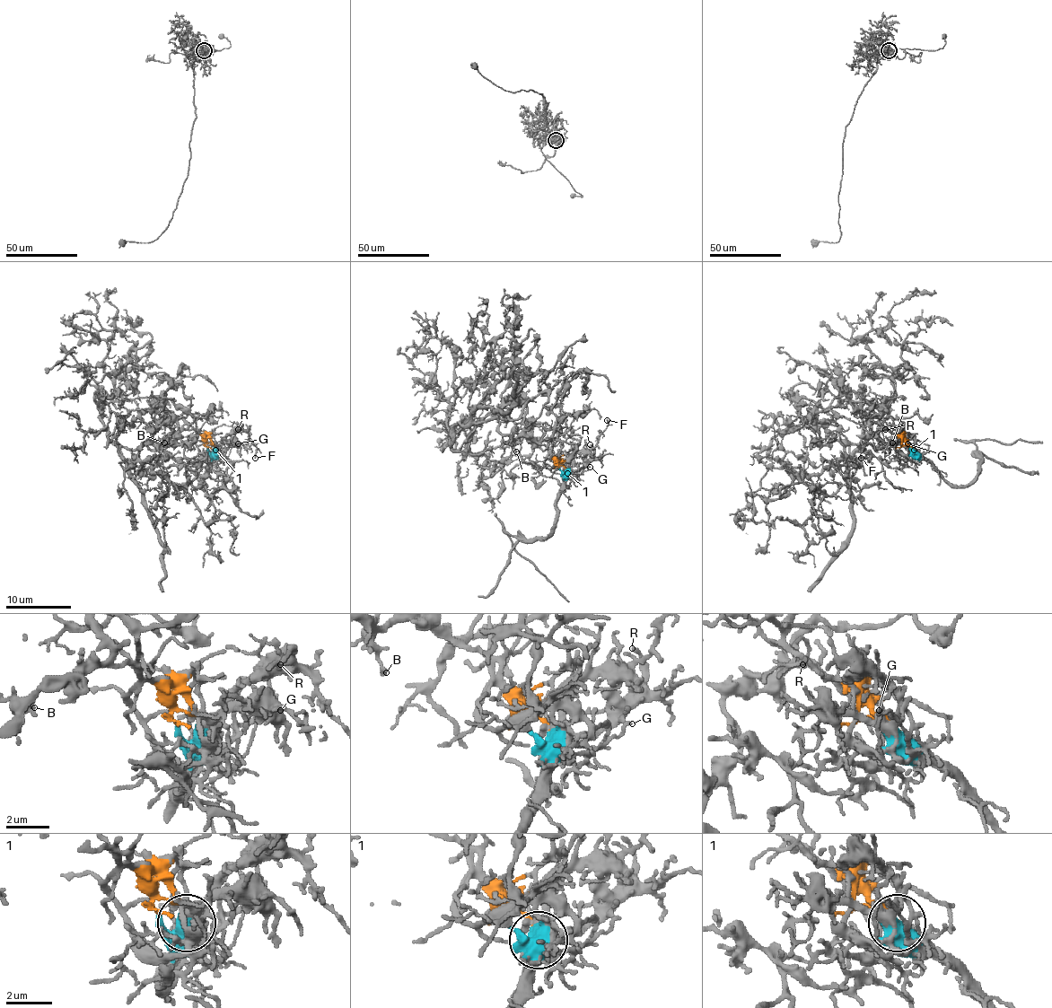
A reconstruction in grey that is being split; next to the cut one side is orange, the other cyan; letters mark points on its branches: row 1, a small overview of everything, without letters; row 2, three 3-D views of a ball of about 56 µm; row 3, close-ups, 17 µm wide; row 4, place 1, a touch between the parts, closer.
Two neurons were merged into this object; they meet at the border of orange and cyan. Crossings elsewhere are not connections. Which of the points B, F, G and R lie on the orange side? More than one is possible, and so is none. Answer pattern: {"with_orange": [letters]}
{"with_orange": ["B"]}

